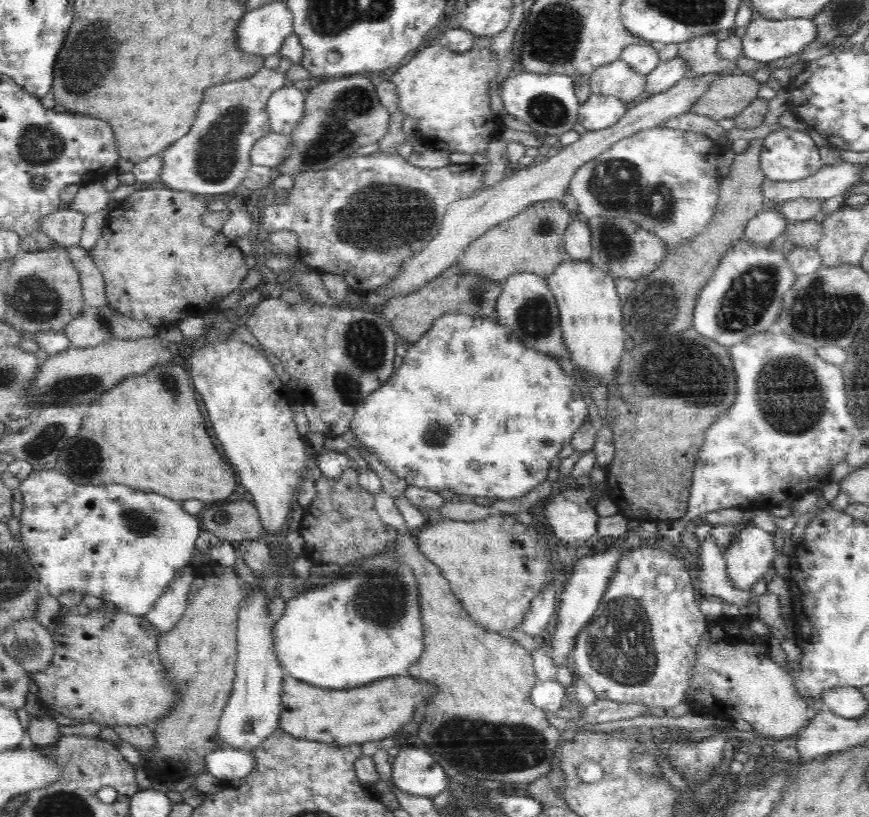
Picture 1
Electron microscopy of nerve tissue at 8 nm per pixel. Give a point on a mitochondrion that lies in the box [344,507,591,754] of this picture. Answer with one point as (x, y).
(380, 594)

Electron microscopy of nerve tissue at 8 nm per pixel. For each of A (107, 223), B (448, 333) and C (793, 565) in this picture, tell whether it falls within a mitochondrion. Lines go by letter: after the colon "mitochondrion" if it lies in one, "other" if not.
A: other
B: other
C: other

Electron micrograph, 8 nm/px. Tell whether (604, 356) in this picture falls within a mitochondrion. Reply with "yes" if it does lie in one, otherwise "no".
no

